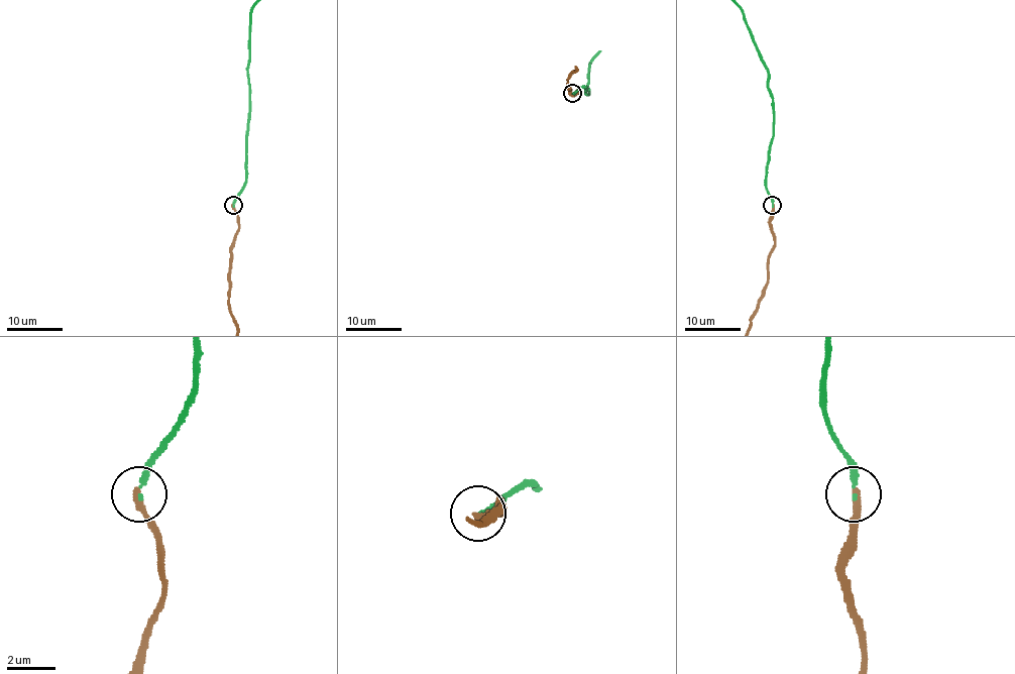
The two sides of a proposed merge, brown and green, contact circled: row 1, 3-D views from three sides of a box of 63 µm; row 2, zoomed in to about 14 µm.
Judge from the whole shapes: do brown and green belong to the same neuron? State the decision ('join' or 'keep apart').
keep apart

